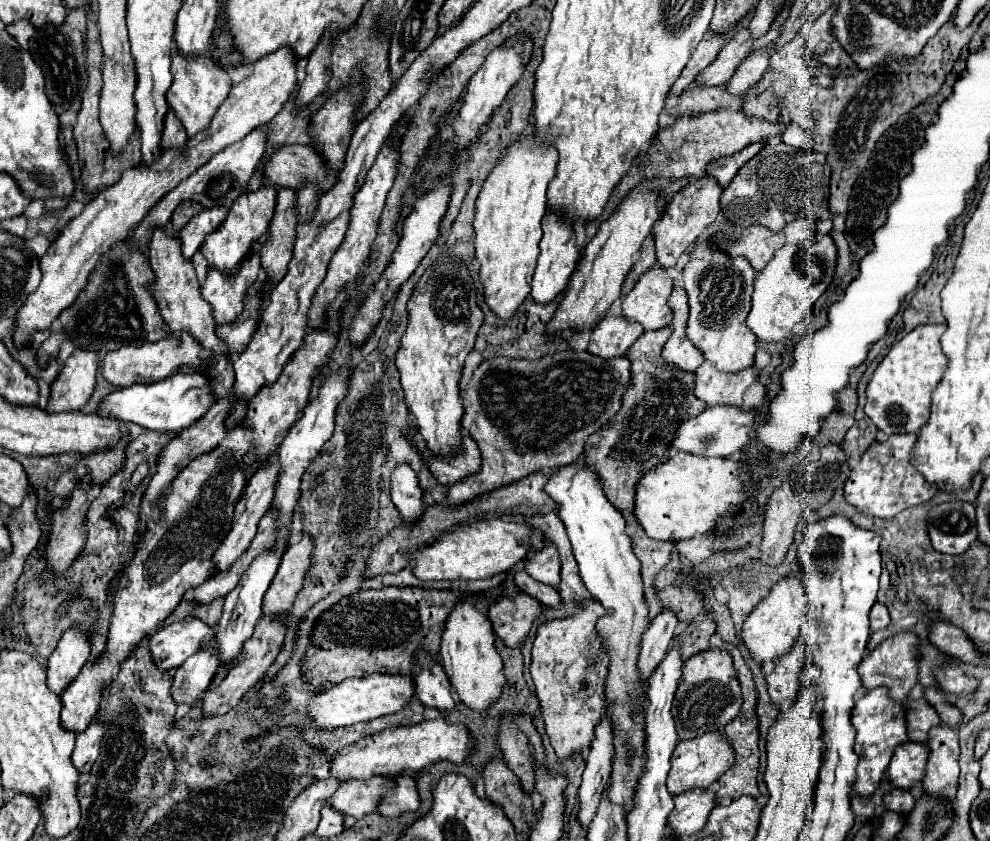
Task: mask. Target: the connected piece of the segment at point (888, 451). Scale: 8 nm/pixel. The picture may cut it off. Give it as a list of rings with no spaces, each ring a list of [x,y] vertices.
[[[905,432],[905,434],[891,434],[885,442],[875,440],[861,456],[859,464],[851,470],[849,480],[845,482],[847,502],[853,504],[859,512],[879,516],[879,518],[893,518],[901,510],[923,504],[929,498],[933,498],[937,486],[929,484],[921,476],[921,472],[911,464],[917,436],[919,434]]]

